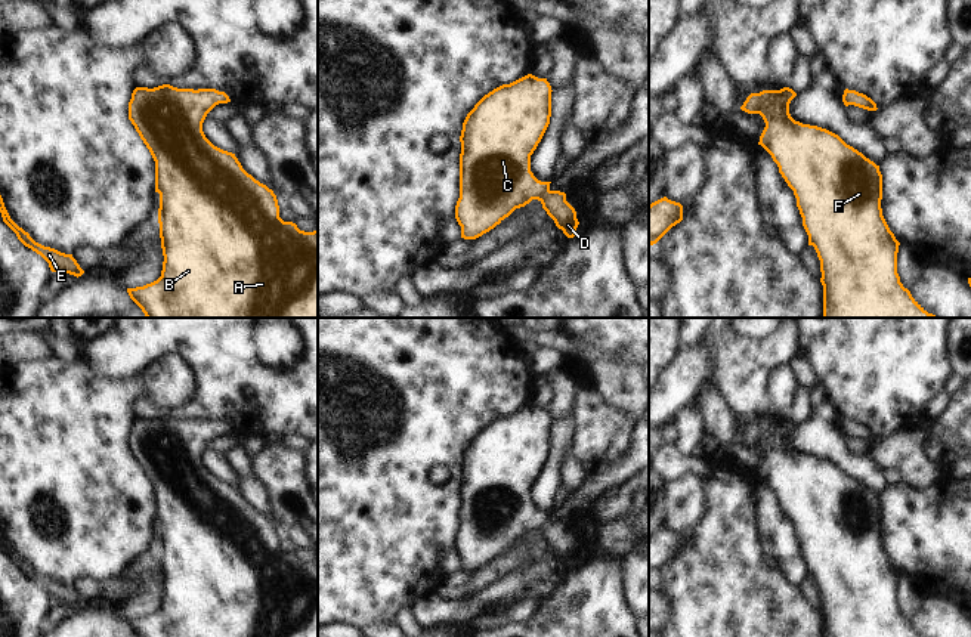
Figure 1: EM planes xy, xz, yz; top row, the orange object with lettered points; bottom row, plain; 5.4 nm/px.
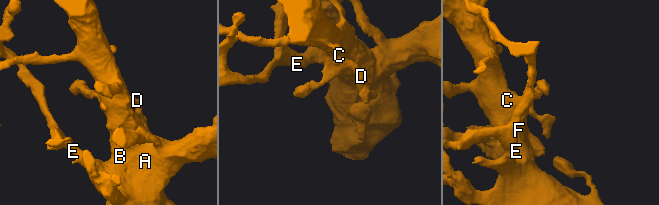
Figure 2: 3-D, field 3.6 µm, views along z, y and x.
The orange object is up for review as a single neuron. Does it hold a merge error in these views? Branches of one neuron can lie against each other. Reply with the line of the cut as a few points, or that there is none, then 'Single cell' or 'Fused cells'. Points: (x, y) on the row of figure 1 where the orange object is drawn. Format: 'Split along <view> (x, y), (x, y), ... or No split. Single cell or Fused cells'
No split. Single cell.

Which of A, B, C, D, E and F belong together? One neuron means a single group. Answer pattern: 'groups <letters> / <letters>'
groups A B C D E F

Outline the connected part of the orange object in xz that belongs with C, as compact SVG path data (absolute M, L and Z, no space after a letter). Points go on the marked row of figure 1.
M528 74L494 89L467 114L460 136L460 198L455 205L461 238L482 236L532 200L542 204L568 238L575 236L579 222L575 208L566 201L566 194L551 191L551 182L541 182L531 171L531 155L550 124L551 92L547 78Z

